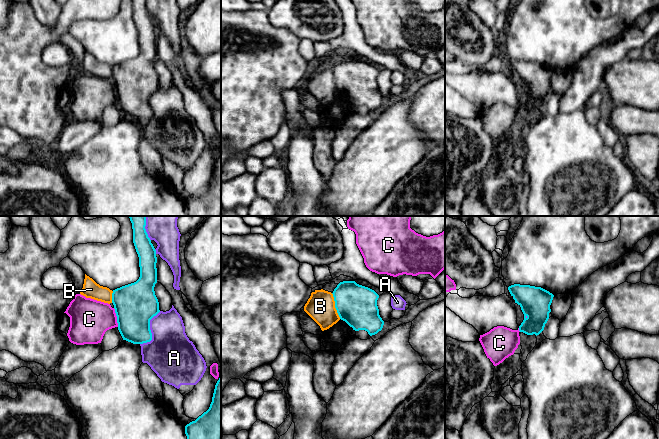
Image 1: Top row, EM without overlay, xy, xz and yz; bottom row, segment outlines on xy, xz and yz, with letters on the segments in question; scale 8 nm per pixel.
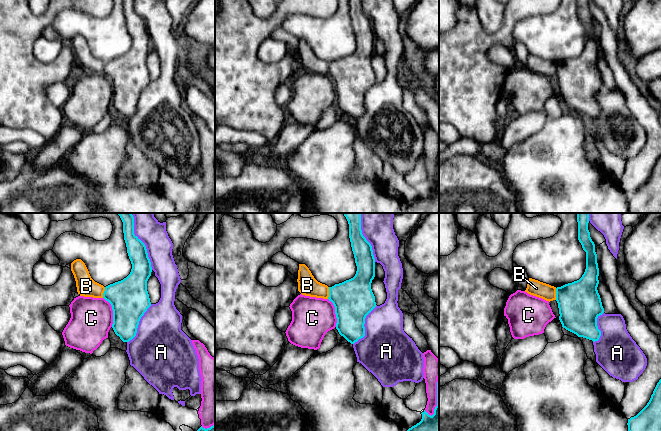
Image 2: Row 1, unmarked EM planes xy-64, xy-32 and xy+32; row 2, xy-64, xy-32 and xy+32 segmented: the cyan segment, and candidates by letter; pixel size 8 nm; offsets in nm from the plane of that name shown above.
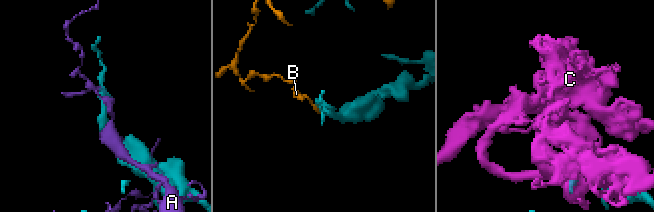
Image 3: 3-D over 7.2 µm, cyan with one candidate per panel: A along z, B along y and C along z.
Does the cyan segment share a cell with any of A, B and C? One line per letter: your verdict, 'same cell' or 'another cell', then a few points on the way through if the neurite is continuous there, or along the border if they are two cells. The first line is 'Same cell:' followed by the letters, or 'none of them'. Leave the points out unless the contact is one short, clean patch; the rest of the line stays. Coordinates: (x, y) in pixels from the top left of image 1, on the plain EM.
Same cell: none of them
A: another cell
B: another cell | along xz (331, 69), (334, 75), (334, 83), (340, 94)
C: another cell

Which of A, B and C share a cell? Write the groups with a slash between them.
A / B / C

